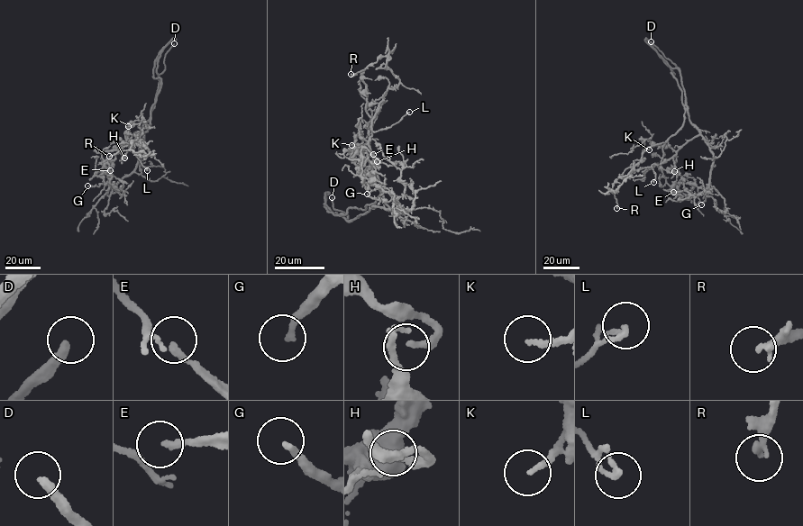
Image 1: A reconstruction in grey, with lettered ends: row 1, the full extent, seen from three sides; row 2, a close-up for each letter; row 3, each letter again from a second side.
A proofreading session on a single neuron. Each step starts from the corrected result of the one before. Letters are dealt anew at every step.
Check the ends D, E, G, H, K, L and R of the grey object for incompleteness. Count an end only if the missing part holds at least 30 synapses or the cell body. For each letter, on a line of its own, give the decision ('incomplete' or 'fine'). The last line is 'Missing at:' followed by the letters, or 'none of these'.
D: incomplete
E: fine
G: fine
H: fine
K: fine
L: fine
R: fine
Missing at: D

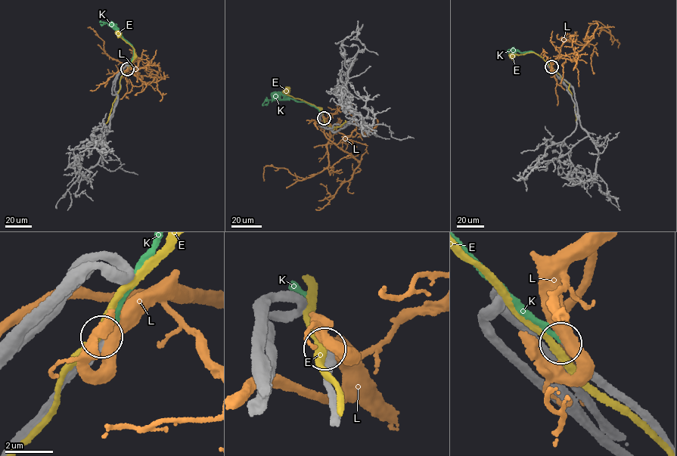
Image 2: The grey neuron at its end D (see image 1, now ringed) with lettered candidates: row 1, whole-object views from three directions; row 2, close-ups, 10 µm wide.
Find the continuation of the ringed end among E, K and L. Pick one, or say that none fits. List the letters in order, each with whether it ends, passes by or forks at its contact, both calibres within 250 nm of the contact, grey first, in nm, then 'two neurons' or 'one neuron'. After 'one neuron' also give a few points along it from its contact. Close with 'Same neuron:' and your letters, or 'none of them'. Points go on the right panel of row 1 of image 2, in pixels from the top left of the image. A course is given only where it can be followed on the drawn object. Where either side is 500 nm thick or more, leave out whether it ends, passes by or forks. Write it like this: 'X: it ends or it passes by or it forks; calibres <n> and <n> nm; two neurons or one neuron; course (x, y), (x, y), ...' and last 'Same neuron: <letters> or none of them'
E: it passes by; calibres 440 and 340 nm; two neurons
K: it ends; calibres 280 and 200 nm; one neuron; course (551, 66), (532, 51), (511, 51)
L: it passes by; calibres 360 and 480 nm; two neurons
Same neuron: K

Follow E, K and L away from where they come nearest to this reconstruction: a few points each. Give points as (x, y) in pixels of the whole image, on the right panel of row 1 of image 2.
E: (552, 67), (532, 52), (510, 56)
K: (551, 66), (532, 51), (511, 51)
L: (551, 66), (551, 63), (558, 55), (581, 50), (597, 29), (601, 27), (617, 42)

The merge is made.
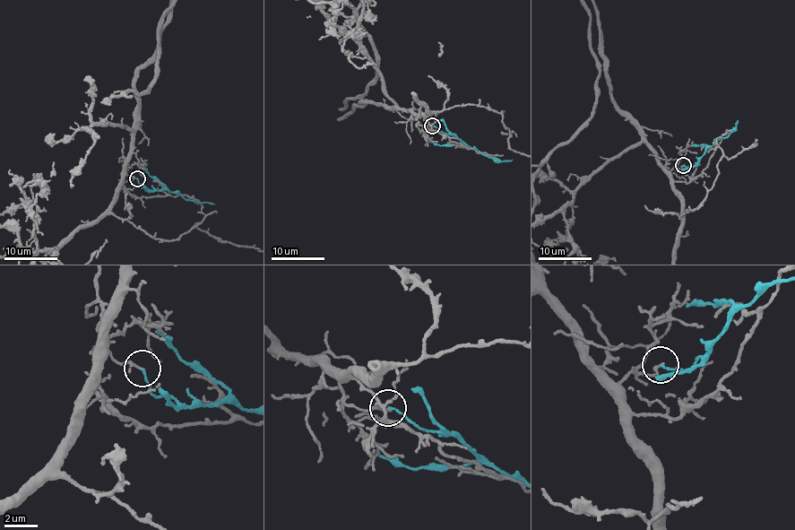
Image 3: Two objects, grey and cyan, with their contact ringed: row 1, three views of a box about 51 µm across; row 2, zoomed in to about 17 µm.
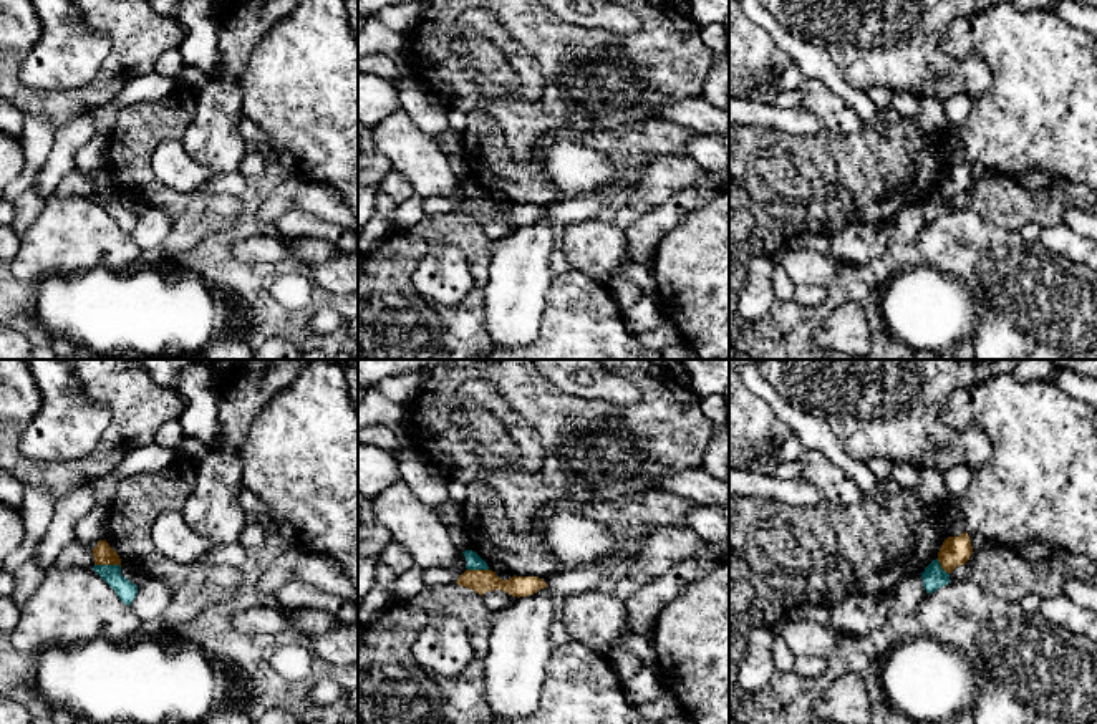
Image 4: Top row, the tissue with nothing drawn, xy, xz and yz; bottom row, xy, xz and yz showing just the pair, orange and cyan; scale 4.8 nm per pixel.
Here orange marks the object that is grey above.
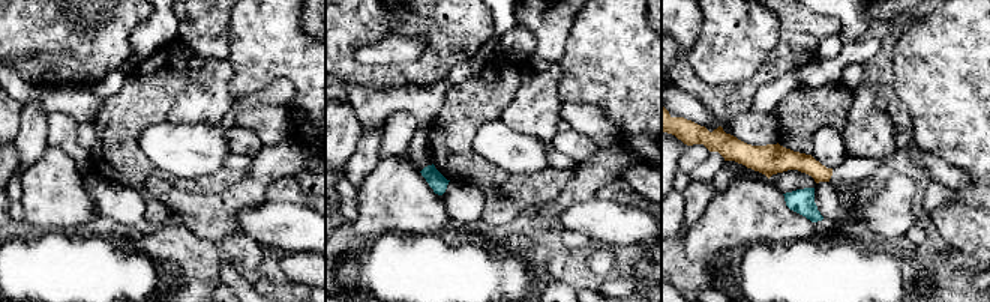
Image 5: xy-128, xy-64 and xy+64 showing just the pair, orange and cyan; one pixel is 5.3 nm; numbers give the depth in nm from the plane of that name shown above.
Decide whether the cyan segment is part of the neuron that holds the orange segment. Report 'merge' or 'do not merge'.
do not merge

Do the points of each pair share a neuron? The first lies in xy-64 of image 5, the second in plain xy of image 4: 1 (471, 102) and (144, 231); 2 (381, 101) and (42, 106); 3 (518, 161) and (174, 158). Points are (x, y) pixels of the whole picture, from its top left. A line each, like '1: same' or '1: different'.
1: different
2: different
3: same

